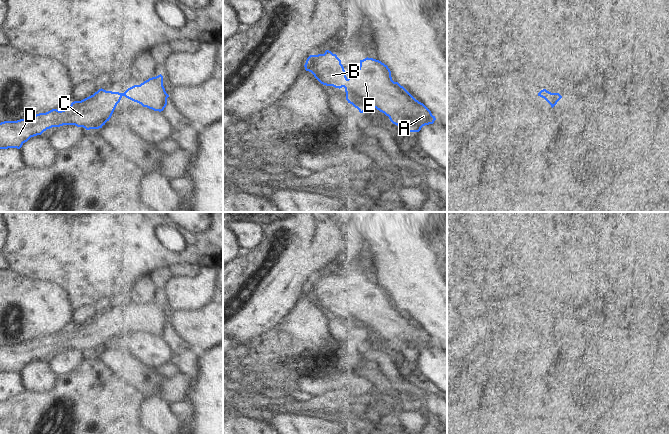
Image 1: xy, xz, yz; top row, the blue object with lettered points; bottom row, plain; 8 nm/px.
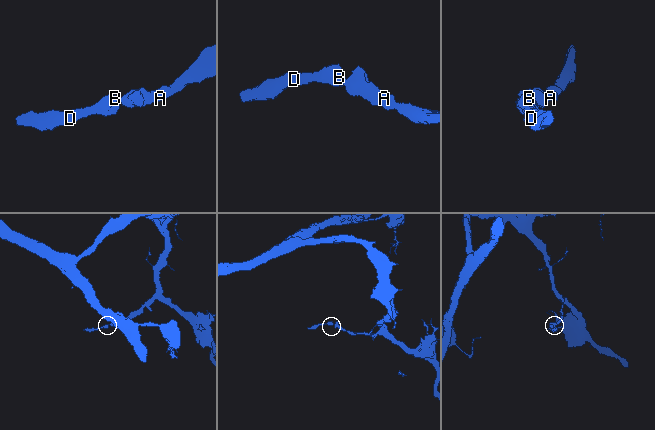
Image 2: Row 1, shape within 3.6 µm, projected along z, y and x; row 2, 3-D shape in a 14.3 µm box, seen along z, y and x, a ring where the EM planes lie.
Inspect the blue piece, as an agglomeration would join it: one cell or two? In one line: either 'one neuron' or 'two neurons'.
one neuron

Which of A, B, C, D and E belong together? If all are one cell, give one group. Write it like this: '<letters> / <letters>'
A B C D E

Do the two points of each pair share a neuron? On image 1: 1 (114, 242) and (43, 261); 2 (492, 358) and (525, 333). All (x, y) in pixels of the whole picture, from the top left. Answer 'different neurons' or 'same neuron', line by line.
1: same neuron
2: same neuron

